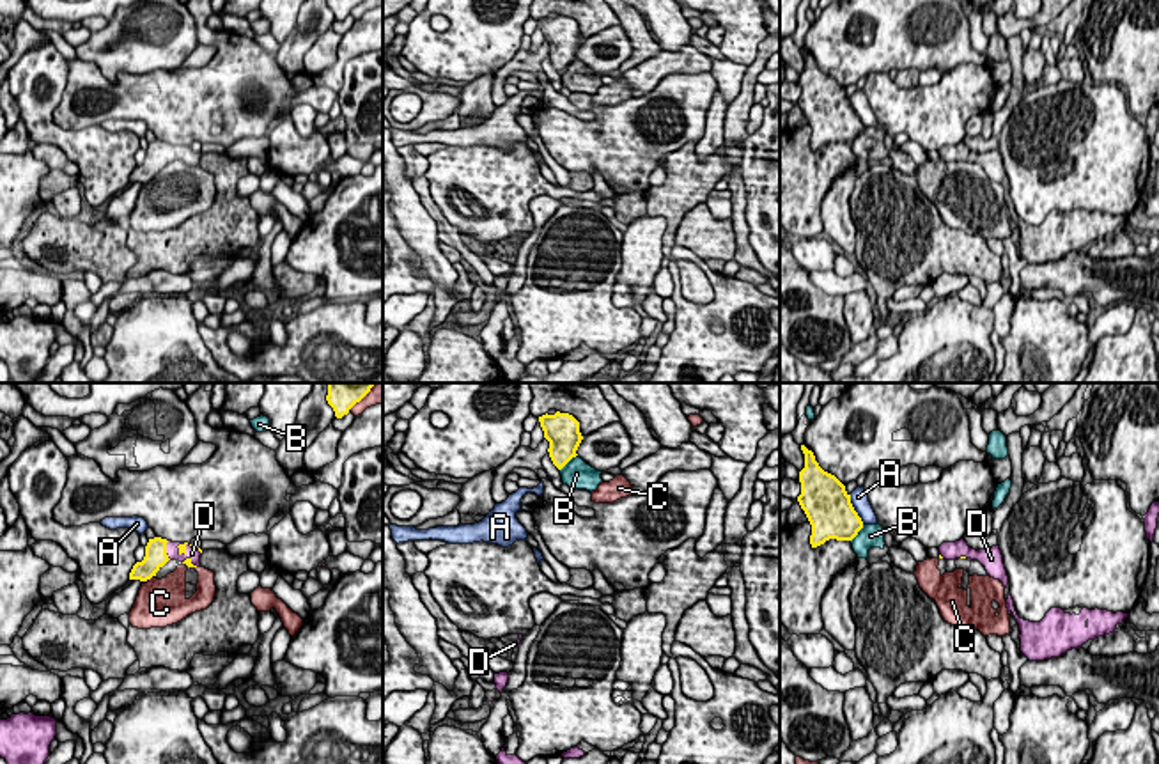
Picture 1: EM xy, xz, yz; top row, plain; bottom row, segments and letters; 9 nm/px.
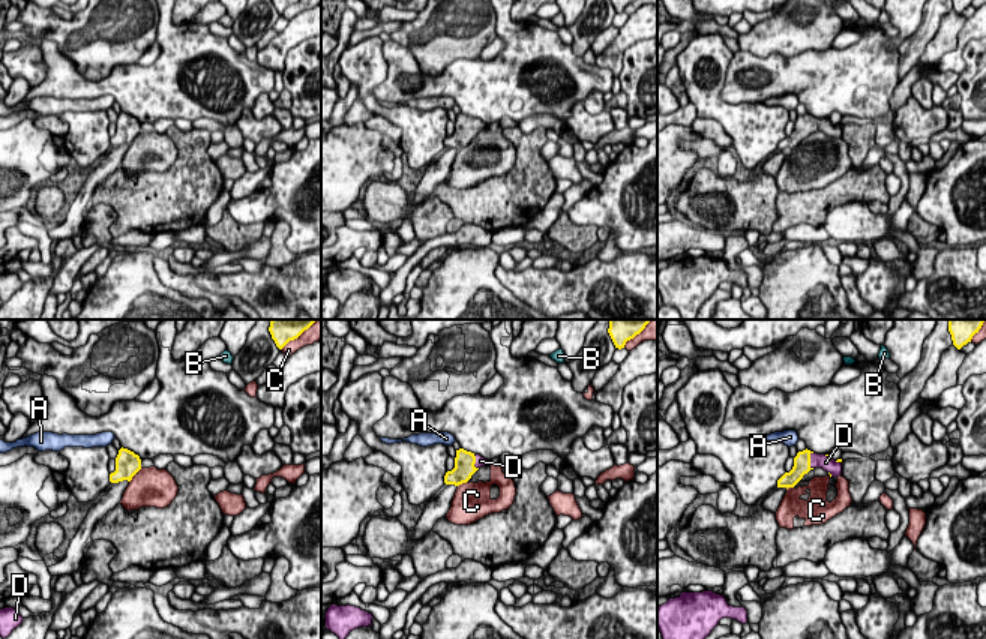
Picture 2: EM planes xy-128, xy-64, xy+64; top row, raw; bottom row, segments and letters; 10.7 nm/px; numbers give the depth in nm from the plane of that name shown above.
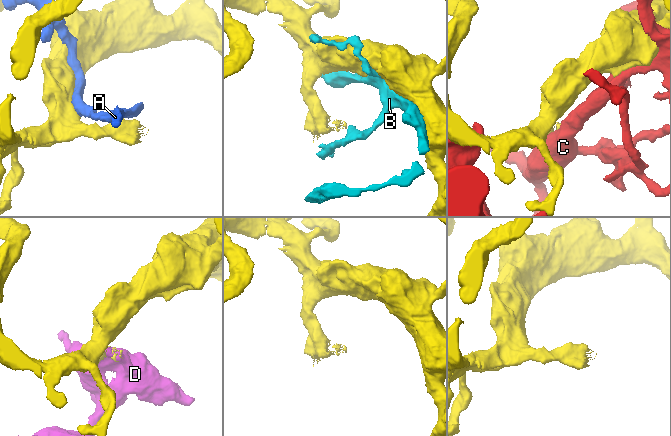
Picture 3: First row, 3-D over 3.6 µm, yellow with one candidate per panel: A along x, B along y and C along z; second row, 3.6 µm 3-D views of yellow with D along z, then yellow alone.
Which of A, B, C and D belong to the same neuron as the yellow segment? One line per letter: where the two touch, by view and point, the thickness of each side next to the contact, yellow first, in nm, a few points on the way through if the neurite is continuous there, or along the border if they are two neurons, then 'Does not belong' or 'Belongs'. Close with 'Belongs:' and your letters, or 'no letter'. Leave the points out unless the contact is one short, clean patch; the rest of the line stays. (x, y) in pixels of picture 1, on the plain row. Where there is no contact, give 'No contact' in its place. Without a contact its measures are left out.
A: Touches yellow at yz (853, 112). Thickness 420 nm (yellow) against 160 nm. Does not belong
B: Touches yellow at xz (567, 64). Thickness 300 nm (yellow) against 280 nm. Does not belong
C: Touches yellow at xy (355, 6). Thickness 160 nm (yellow) against 120 nm. Does not belong
D: Touches yellow at xy (165, 153). Thickness 200 nm (yellow) against 120 nm. Belongs
Belongs: D

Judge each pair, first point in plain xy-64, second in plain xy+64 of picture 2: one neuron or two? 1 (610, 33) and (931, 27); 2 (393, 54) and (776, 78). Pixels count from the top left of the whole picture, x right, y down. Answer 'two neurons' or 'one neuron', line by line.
1: two neurons
2: one neuron

